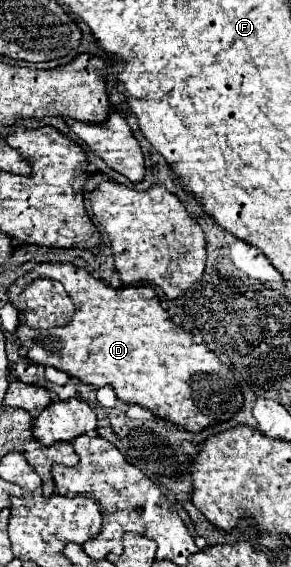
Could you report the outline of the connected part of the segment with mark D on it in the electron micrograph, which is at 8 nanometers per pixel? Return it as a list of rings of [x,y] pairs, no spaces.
[[[40,264],[34,272],[28,274],[28,280],[34,278],[74,282],[76,314],[70,324],[46,332],[32,330],[24,324],[18,326],[16,334],[20,338],[20,344],[28,348],[28,358],[32,362],[62,370],[68,376],[74,376],[84,384],[92,384],[96,388],[112,386],[122,402],[138,404],[154,412],[154,416],[170,420],[172,424],[178,424],[188,432],[202,432],[208,426],[228,422],[244,406],[242,388],[234,380],[230,368],[224,366],[220,358],[204,344],[194,344],[192,334],[184,332],[182,326],[176,326],[168,318],[152,286],[124,286],[116,290],[112,286],[106,286],[102,280],[92,278],[88,272],[74,268],[72,264]]]

